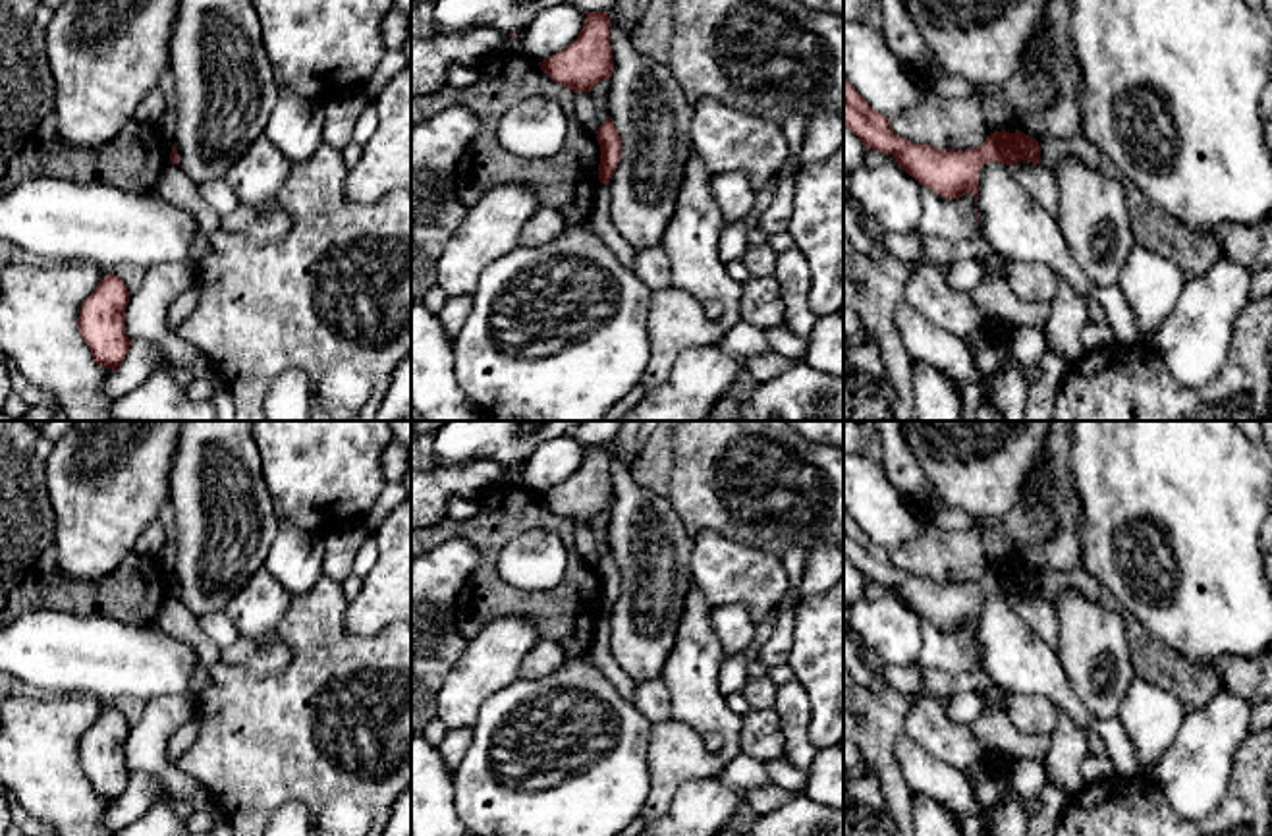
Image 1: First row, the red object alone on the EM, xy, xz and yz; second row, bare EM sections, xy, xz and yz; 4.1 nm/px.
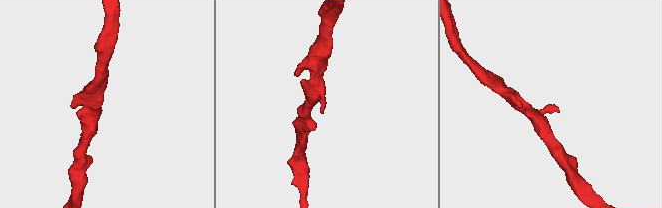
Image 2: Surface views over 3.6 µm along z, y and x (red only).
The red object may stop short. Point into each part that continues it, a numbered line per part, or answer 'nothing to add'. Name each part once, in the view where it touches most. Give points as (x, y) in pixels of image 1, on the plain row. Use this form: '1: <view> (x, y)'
nothing to add

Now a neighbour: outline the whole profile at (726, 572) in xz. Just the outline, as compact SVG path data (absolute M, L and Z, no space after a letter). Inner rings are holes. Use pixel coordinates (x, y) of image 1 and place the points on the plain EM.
M701 531L693 550L693 583L712 606L743 604L759 624L789 589L782 558Z

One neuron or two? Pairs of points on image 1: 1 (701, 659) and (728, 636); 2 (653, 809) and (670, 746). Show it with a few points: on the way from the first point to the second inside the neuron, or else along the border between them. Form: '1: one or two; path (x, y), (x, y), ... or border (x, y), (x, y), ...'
1: two; border (711, 607), (711, 628), (726, 655)
2: one; path (661, 794), (670, 761)

